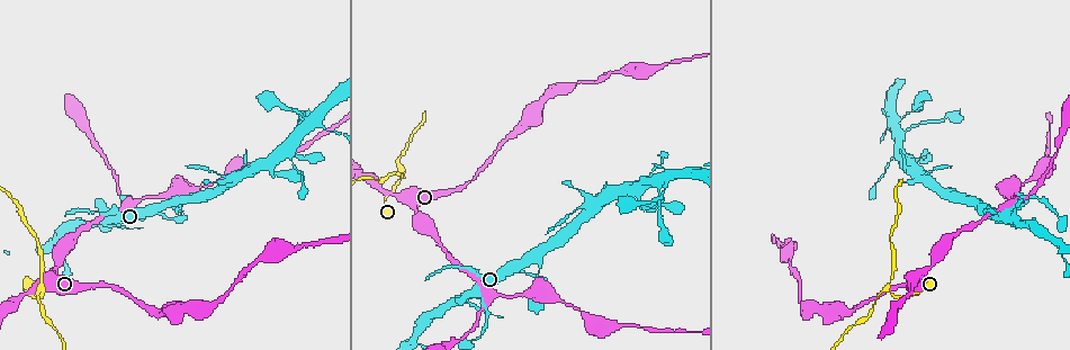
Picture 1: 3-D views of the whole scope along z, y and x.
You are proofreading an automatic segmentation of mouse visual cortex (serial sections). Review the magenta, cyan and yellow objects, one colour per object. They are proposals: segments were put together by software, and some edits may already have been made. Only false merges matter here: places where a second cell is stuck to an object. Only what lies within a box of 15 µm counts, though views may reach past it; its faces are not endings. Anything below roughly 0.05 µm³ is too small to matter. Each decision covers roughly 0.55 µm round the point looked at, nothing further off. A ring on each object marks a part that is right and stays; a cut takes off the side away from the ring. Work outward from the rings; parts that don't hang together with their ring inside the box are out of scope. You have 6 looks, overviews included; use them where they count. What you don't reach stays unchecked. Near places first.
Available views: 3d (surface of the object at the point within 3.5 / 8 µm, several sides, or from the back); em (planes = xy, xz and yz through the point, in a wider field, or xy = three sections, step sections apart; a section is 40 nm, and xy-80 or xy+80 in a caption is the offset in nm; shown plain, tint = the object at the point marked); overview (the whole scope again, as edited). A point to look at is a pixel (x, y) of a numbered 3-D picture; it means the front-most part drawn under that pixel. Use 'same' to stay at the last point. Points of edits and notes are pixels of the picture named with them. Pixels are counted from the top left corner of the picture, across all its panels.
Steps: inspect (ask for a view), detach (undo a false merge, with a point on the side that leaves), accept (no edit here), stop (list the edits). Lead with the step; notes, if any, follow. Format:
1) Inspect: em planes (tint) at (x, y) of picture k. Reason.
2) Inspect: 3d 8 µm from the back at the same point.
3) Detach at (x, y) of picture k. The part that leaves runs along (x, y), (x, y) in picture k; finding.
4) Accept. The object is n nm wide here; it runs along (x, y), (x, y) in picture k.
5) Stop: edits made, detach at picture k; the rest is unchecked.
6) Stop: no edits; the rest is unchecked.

Inspect: 3d 3.5 µm at (555, 299) of picture 1.

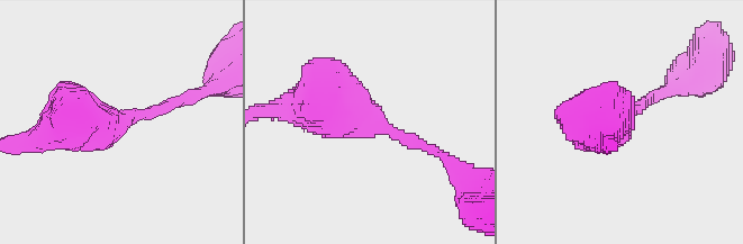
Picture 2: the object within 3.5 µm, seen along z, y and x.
Inspect: em xy step 3 (tint) at (125, 116) of picture 2. Need the tissue.

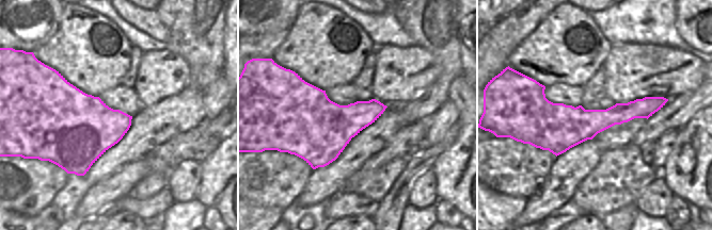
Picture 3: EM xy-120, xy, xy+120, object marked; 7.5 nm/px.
Accept. It runs along (311, 105), (340, 105), (443, 156) in picture 2; one cell here.

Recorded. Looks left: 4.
Inspect: 3d 3.5 µm at (271, 174) of picture 1. Small branch off a trunk.

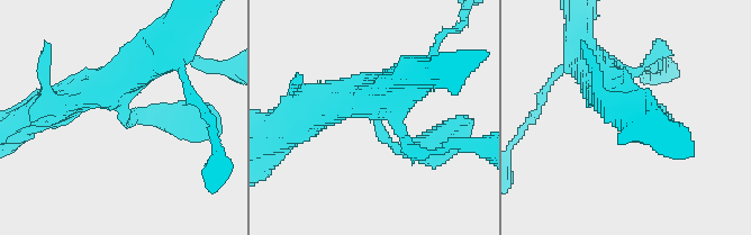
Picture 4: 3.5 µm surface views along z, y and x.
Inspect: em xy step 3 (tint) at (126, 113) of picture 4. 4 arms meet here; the arms are 150, 150, 400, 450 nm wide.

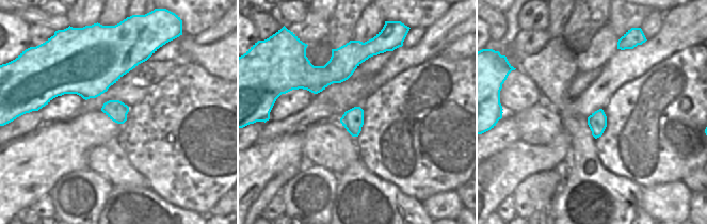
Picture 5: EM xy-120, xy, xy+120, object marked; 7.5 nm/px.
Accept. It runs along (66, 104), (153, 62), (177, 24) in picture 4; continuous, no second cell.

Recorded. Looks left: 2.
Inspect: 3d 3.5 µm at (307, 122) of picture 1. Abrupt turn.

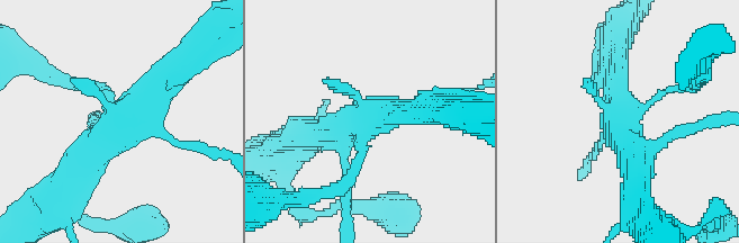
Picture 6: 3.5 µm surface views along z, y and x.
Inspect: em xy step 3 (tint) at (365, 118) of picture 6.

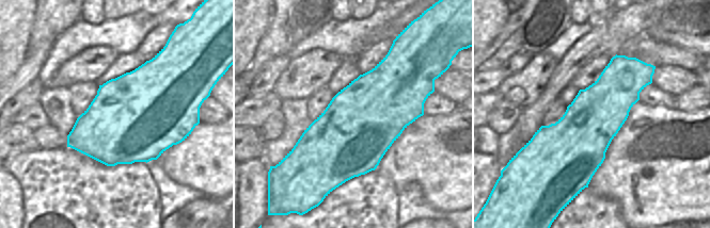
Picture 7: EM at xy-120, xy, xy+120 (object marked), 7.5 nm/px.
Accept. It runs along (64, 182), (113, 124), (171, 75) in picture 6; continuous, no second cell.

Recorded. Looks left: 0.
Stop: no edits; the rest is unchecked.

